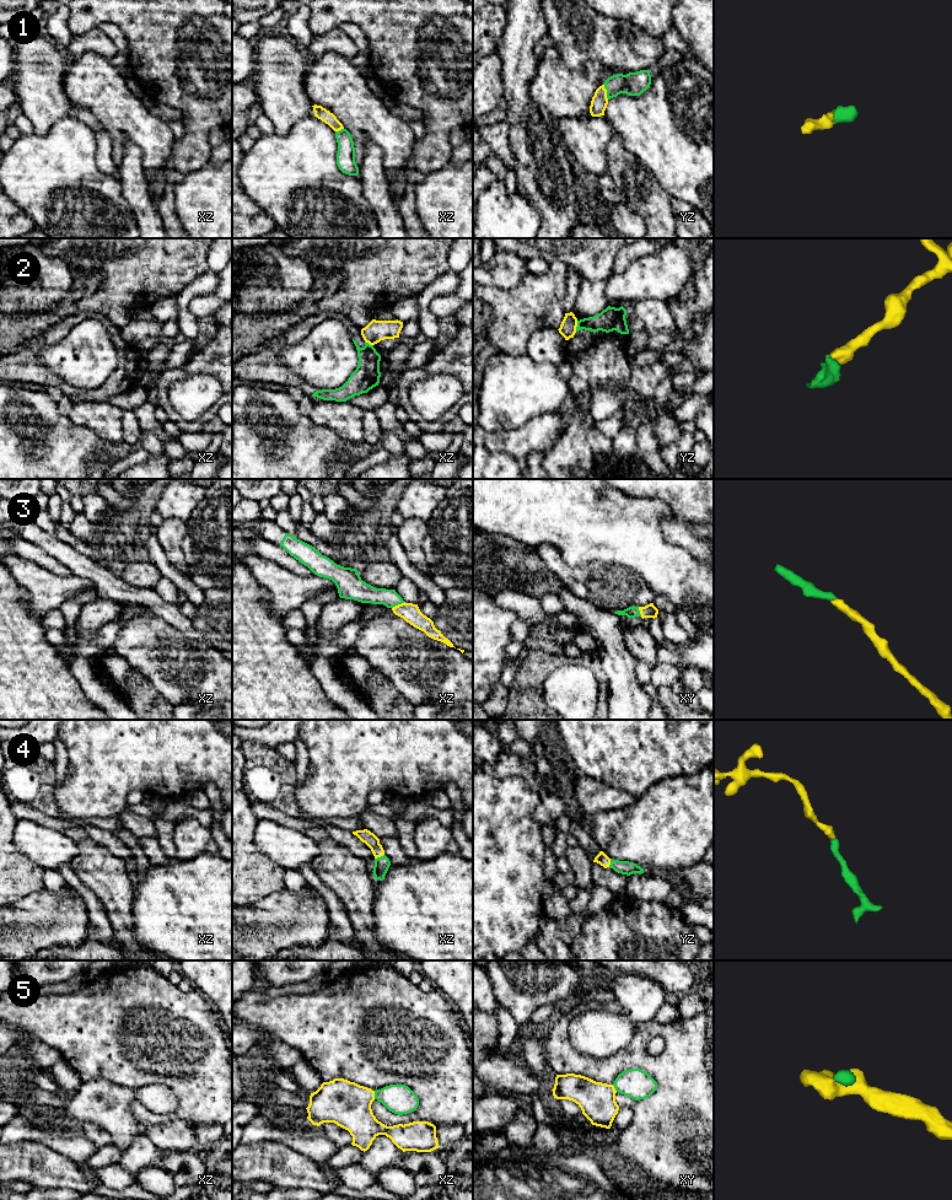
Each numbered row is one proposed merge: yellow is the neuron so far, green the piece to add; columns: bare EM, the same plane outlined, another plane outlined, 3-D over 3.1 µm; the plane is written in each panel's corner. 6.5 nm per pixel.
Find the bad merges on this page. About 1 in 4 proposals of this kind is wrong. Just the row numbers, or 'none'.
2

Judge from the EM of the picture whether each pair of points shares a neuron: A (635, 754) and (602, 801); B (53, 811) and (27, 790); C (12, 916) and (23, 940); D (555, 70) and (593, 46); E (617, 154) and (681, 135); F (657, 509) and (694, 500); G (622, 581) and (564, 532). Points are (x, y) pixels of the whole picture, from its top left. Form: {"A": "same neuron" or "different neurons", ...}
{"A": "different neurons", "B": "same neuron", "C": "same neuron", "D": "different neurons", "E": "different neurons", "F": "different neurons", "G": "different neurons"}

